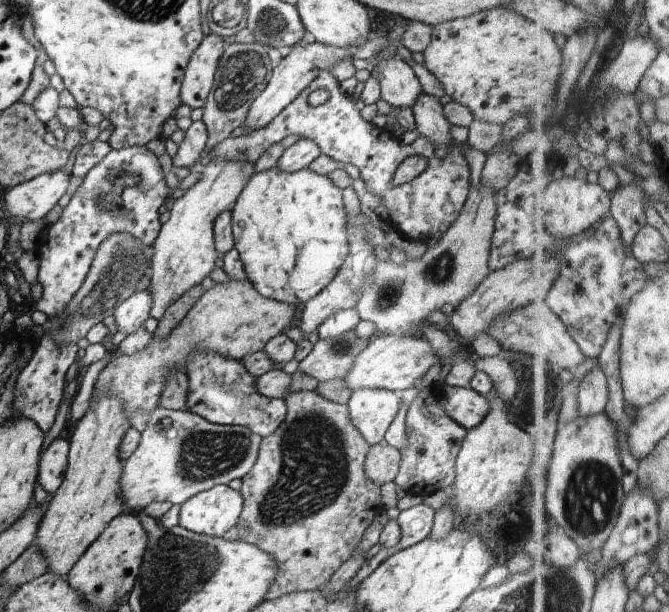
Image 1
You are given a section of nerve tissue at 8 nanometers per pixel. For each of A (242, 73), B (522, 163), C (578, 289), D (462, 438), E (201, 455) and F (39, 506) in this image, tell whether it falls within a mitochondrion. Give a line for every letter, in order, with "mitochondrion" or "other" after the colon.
A: mitochondrion
B: other
C: other
D: other
E: mitochondrion
F: other

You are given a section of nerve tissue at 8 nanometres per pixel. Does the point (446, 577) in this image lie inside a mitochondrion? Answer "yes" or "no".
no

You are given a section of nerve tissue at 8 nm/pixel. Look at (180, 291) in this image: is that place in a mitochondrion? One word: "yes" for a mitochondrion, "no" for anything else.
no

